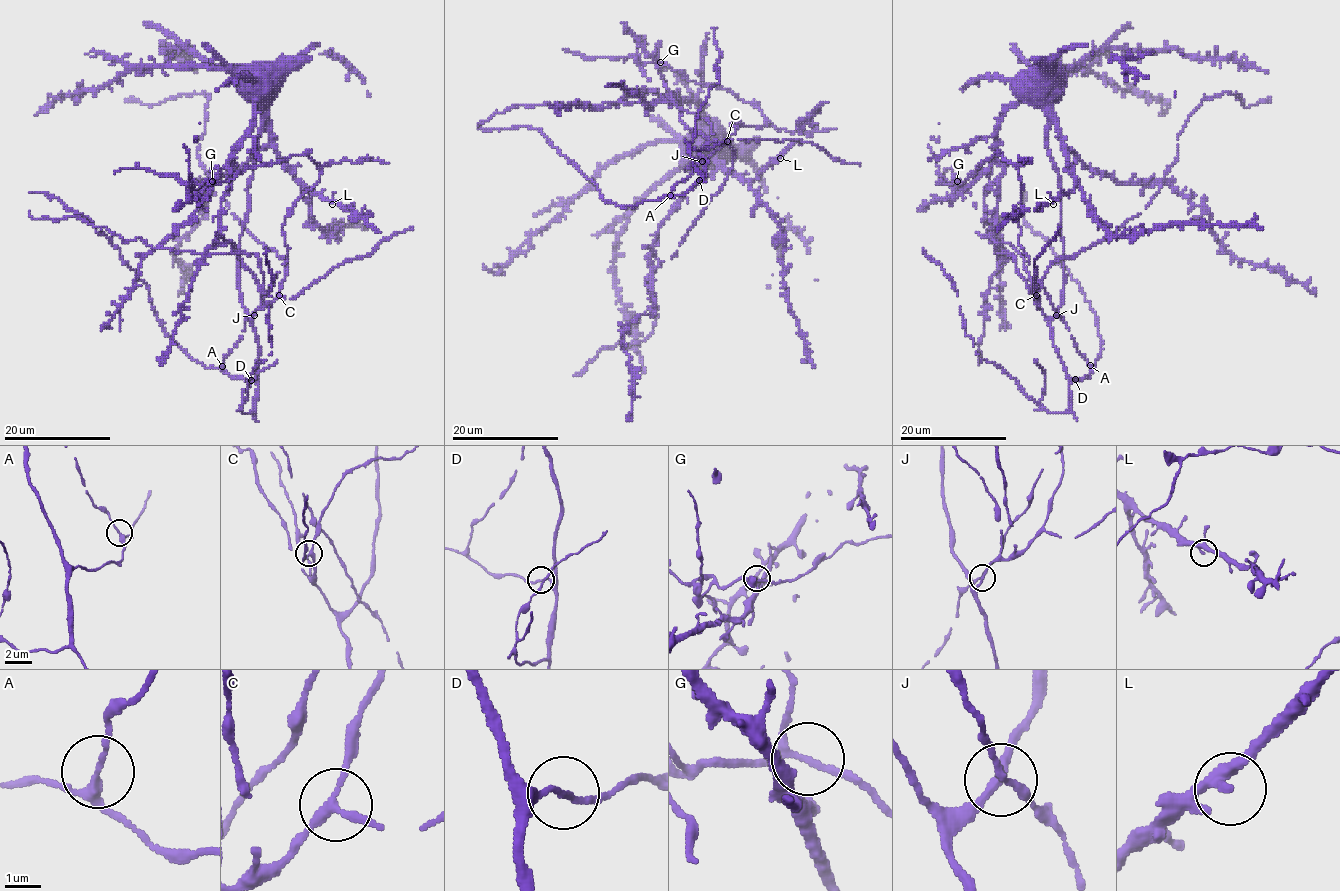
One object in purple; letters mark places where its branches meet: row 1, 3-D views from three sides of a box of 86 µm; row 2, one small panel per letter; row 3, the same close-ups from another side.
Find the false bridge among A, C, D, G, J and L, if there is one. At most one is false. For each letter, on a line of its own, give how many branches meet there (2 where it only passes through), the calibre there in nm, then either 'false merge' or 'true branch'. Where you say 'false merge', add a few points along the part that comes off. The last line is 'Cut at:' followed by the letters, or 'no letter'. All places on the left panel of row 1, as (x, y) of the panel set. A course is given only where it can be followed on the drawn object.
A: branches 3; calibre 190 nm; true branch
C: branches 3; calibre 220 nm; true branch
D: branches 2; calibre 140 nm; true branch
G: branches 4; calibre 170 nm; true branch
J: branches 3; calibre 130 nm; true branch
L: branches 3; calibre 170 nm; true branch
Cut at: no letter

